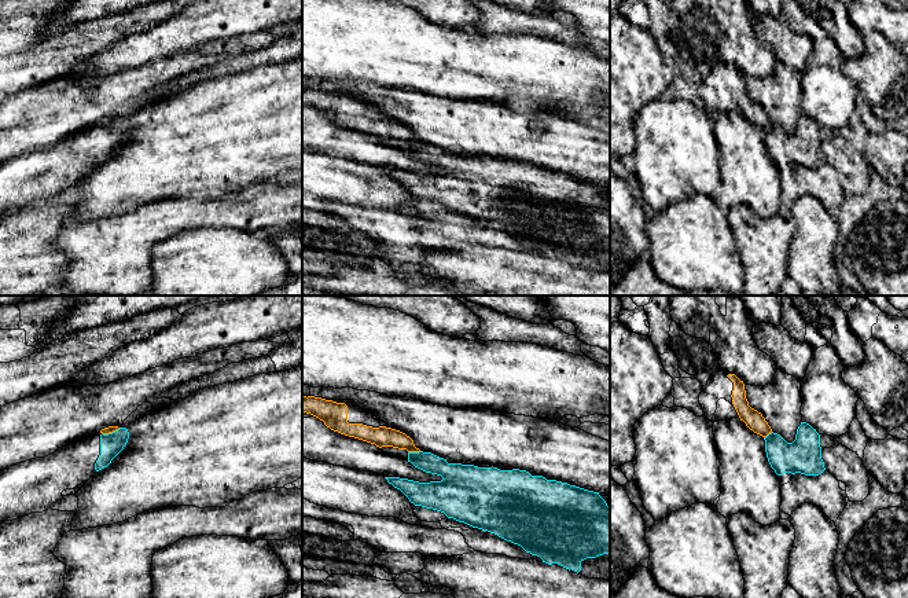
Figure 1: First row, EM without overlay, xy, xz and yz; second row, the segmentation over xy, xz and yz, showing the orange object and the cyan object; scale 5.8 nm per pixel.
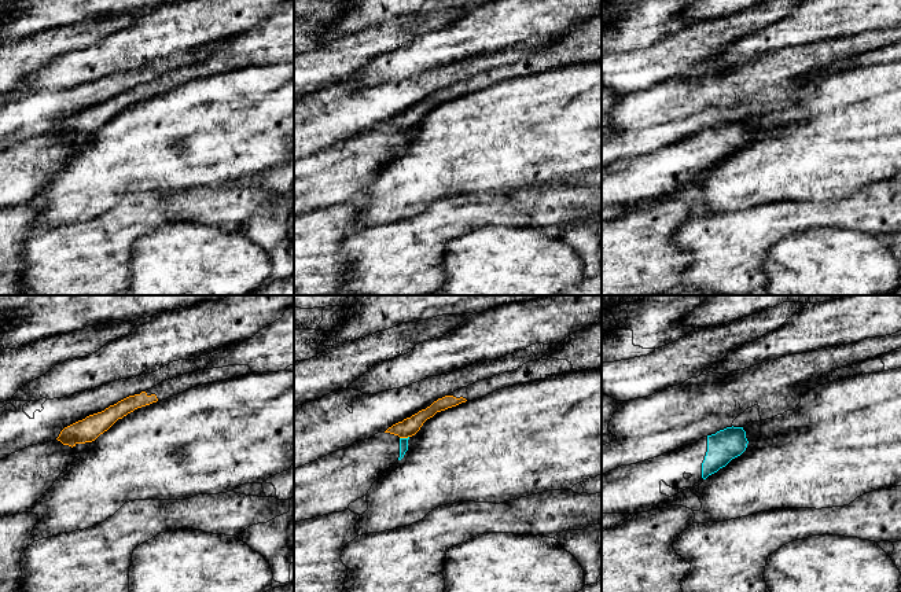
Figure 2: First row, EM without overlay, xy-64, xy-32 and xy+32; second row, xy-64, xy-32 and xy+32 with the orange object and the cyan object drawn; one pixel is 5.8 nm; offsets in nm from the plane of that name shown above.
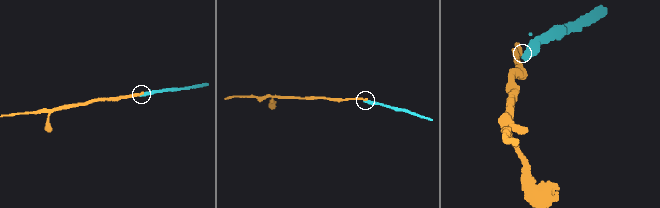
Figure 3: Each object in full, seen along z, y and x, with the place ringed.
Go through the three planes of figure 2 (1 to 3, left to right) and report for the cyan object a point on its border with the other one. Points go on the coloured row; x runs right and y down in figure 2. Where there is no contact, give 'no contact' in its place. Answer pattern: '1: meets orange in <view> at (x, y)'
1: no contact
2: meets orange in xy-32 at (404, 437)
3: no contact

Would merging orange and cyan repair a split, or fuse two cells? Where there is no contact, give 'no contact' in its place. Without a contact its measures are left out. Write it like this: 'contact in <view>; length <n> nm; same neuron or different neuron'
contact in xz; length 70 nm; different neuron

